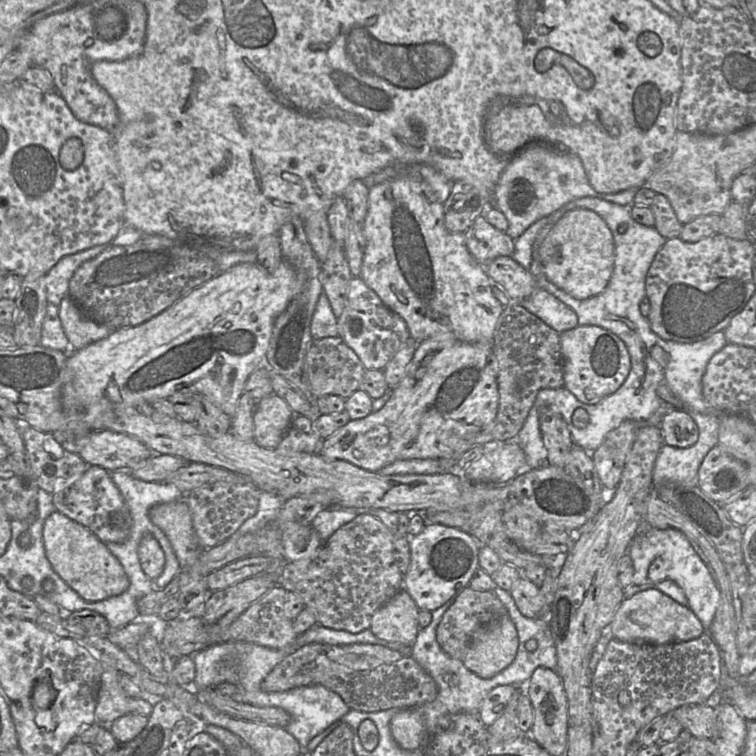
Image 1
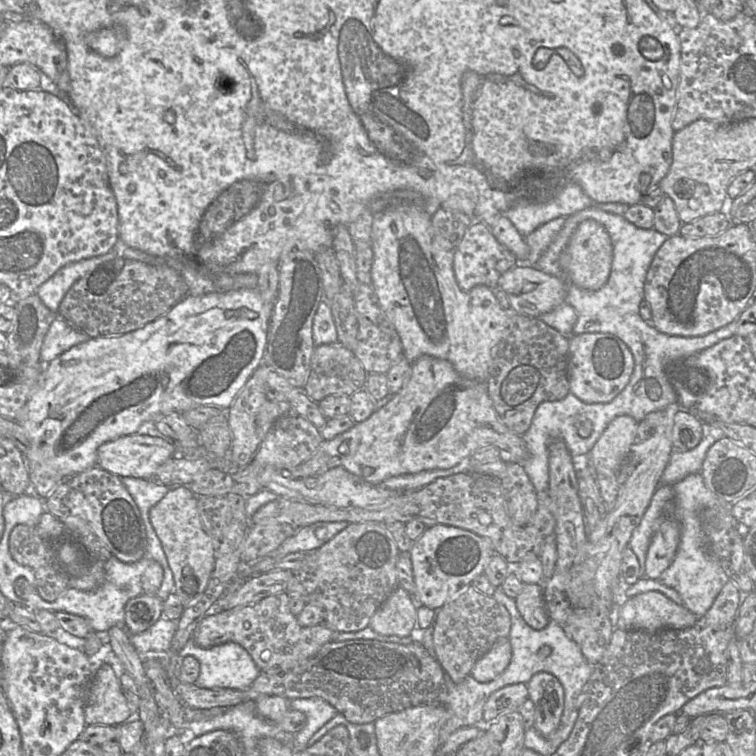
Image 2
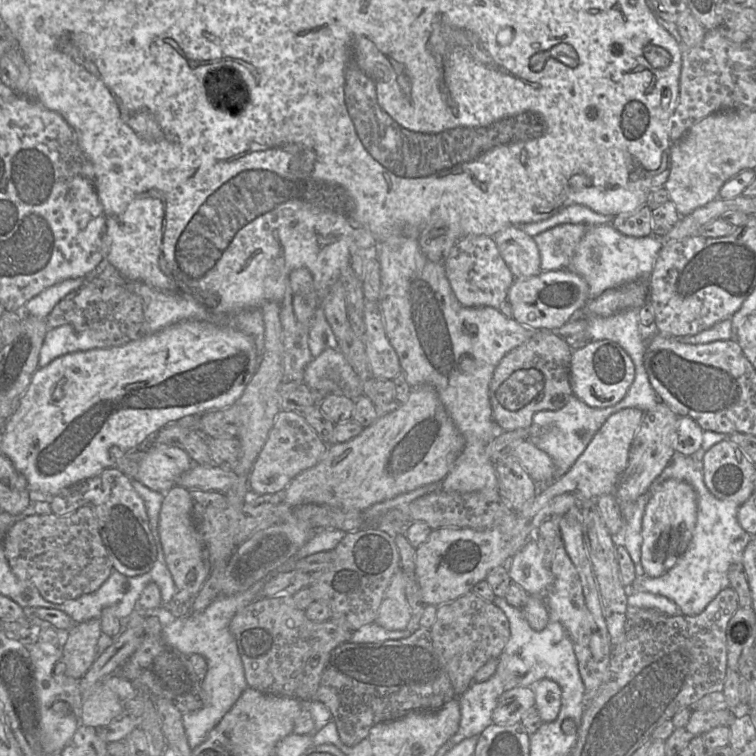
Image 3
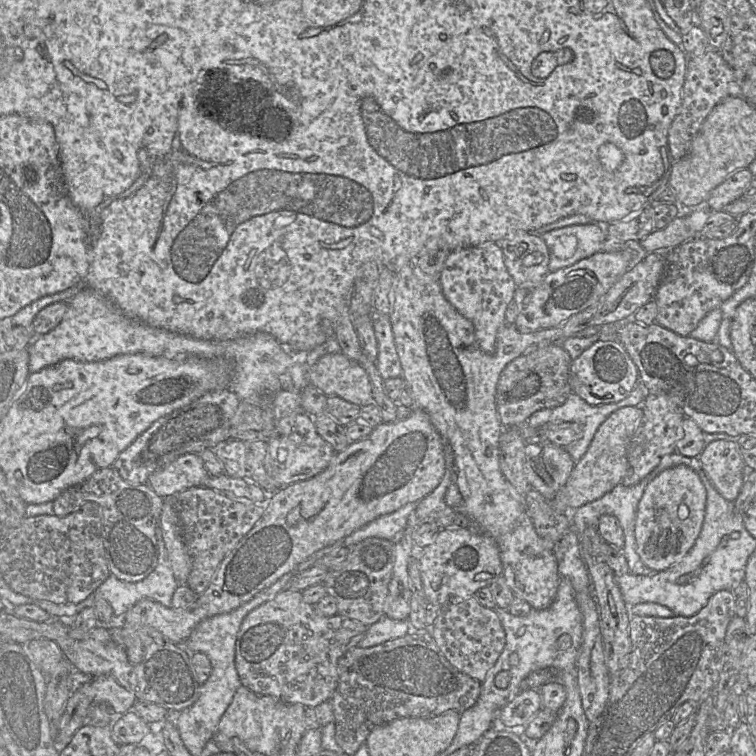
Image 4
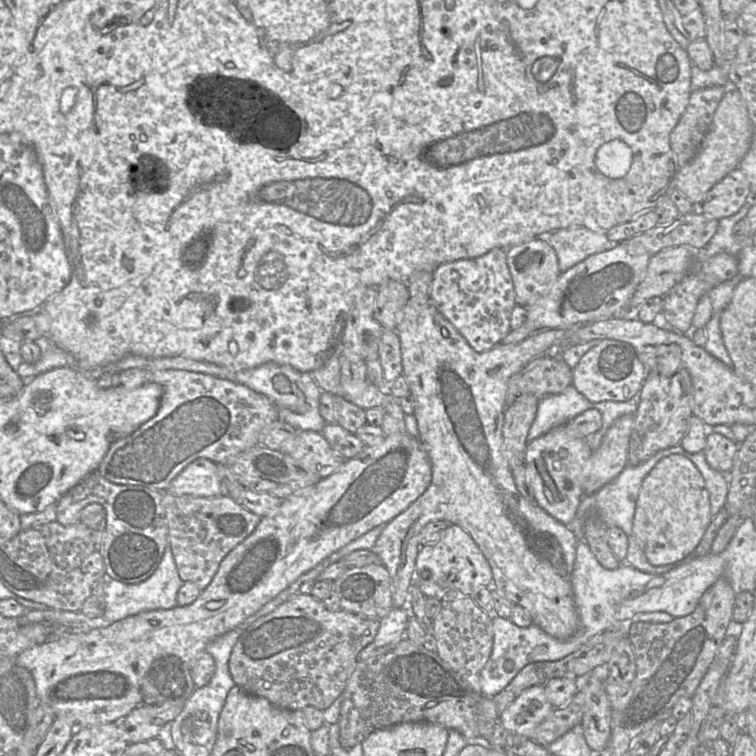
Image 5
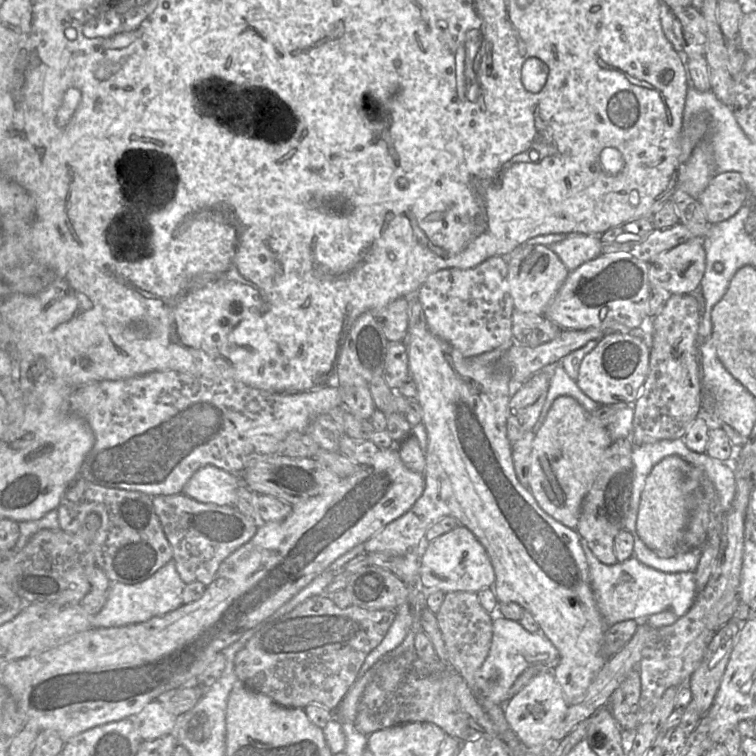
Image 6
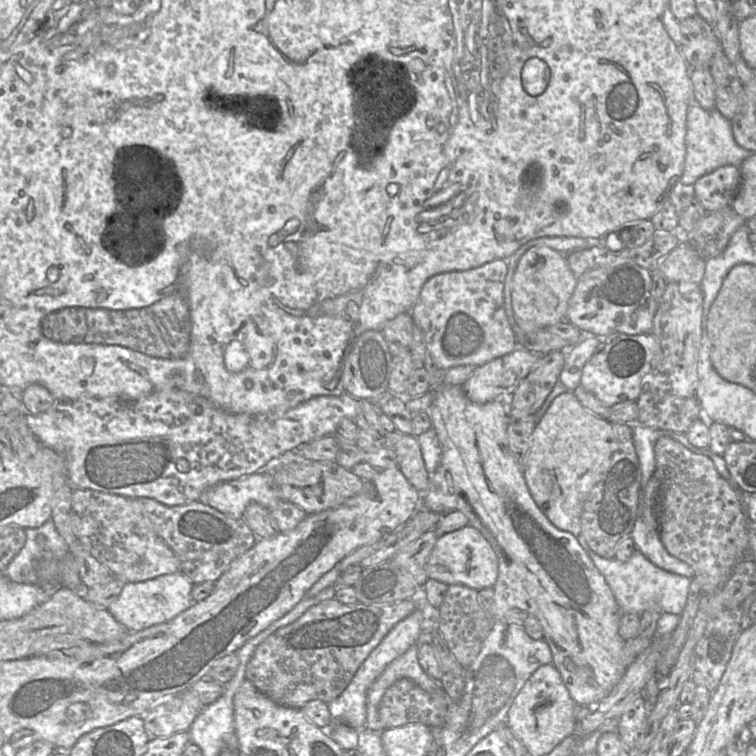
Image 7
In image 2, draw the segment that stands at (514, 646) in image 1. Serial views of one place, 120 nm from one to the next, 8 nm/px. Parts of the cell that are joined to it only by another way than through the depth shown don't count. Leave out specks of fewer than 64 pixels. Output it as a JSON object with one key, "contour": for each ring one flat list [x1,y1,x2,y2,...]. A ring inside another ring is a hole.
{"contour":[[508,638,498,641,473,666,471,675,480,683,487,683,502,674,512,657,511,644]]}

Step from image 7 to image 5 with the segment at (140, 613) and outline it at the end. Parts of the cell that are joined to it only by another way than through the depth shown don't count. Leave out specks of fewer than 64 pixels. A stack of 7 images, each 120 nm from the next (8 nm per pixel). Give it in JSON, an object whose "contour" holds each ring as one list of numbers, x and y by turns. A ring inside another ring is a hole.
{"contour":[[170,544,165,548,163,557,155,571,146,580,131,584,107,578,105,584,106,606,101,618,116,622,142,611,171,609,177,606,177,594,183,581,180,578]]}

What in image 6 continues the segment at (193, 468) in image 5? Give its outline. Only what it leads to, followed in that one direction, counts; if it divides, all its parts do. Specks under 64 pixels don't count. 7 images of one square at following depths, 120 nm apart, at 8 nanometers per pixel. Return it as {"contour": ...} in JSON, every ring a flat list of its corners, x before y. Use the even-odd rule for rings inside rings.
{"contour":[[206,465,192,475,182,492,202,503,235,506,236,492,242,483,240,475]]}

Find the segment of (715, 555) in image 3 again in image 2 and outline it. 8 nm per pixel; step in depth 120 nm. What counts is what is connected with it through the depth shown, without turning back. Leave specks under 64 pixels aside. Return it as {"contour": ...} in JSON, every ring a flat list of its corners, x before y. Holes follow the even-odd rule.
{"contour":[[702,422,702,436,699,443,687,451,673,450,661,476,660,485,655,490,639,524,633,530,628,547,635,553,639,562,638,579,645,576,645,560,654,533,665,518,675,520,680,528,680,542,669,567,658,579,662,584,675,589,681,596,684,606,702,617,712,606,722,587,729,581,718,558,707,546,706,536,701,528,698,511,701,507,716,508,721,514,731,511,731,503,718,497,704,483,700,473,709,447,725,437,717,426]]}

